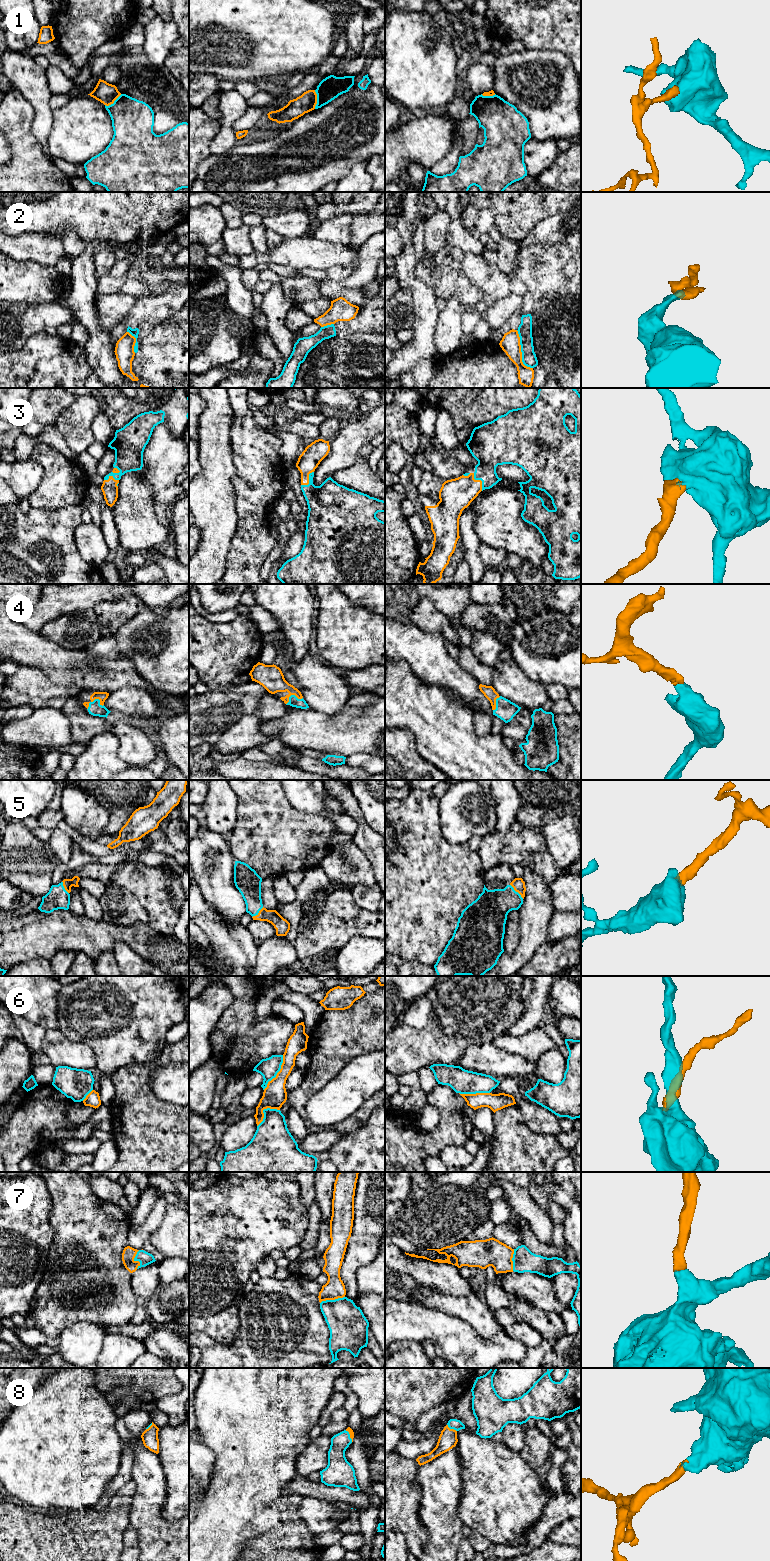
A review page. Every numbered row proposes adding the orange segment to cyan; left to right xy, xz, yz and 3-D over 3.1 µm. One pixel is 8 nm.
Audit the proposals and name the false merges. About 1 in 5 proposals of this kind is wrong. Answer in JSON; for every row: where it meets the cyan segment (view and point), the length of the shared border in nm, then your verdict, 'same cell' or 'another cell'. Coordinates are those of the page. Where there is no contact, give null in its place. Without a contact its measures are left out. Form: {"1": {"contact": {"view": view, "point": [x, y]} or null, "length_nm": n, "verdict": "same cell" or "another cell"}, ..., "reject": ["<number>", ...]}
{"1": {"contact": {"view": "xz", "point": [317, 99]}, "length_nm": 150, "verdict": "another cell"}, "2": {"contact": {"view": "yz", "point": [521, 351]}, "length_nm": 340, "verdict": "same cell"}, "3": {"contact": {"view": "yz", "point": [480, 479]}, "length_nm": 160, "verdict": "same cell"}, "4": {"contact": {"view": "xy", "point": [95, 699]}, "length_nm": 140, "verdict": "same cell"}, "5": {"contact": {"view": "yz", "point": [515, 891]}, "length_nm": 160, "verdict": "same cell"}, "6": {"contact": {"view": "xz", "point": [277, 1072]}, "length_nm": 320, "verdict": "another cell"}, "7": {"contact": {"view": "xz", "point": [332, 1300]}, "length_nm": 200, "verdict": "same cell"}, "8": {"contact": {"view": "yz", "point": [451, 1428]}, "length_nm": 100, "verdict": "same cell"}, "reject": ["1", "6"]}

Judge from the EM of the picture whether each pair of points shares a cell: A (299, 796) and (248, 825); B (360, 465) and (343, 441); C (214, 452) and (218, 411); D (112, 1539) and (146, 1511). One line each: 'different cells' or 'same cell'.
A: different cells
B: different cells
C: same cell
D: different cells

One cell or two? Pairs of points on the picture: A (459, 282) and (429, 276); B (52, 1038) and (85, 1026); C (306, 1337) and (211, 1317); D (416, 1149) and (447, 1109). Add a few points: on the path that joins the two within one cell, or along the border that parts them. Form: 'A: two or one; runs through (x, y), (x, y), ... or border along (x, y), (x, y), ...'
A: one; runs through (452, 281), (445, 277), (436, 276)
B: two; border along (58, 1028), (70, 1040), (85, 1044)
C: two; border along (243, 1300), (238, 1305), (238, 1332), (227, 1344)
D: one; runs through (427, 1143), (447, 1124), (447, 1120)

